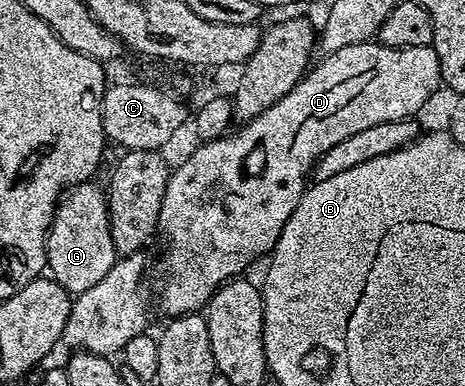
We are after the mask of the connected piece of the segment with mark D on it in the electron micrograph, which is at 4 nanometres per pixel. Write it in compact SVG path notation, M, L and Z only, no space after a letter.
M369 41L346 45L346 49L338 49L319 61L266 113L247 120L219 139L201 142L177 167L175 164L168 177L166 197L162 197L158 228L159 238L164 238L168 246L160 259L160 307L165 316L203 312L223 283L243 276L259 255L271 252L281 229L290 221L290 213L294 213L309 186L312 168L326 149L334 149L338 141L346 141L346 137L370 129L370 125L415 116L415 111L427 105L436 86L439 88L442 83L438 53L431 45L387 47L385 43Z

